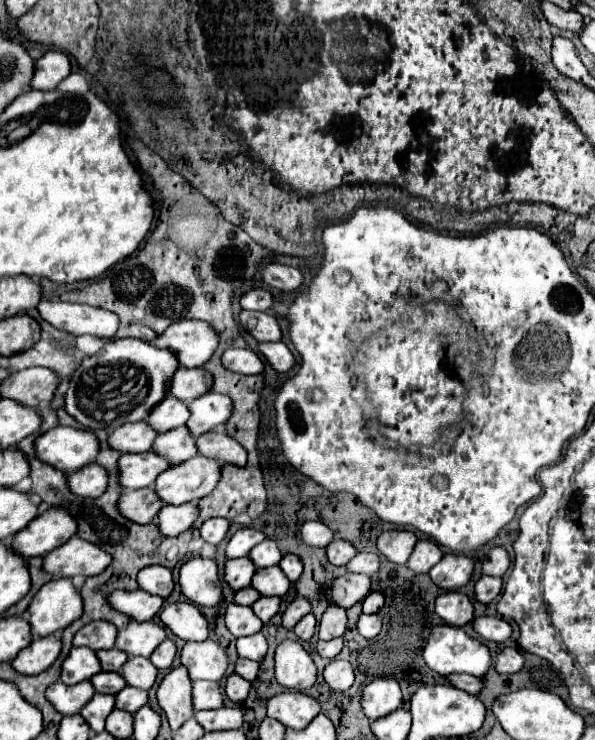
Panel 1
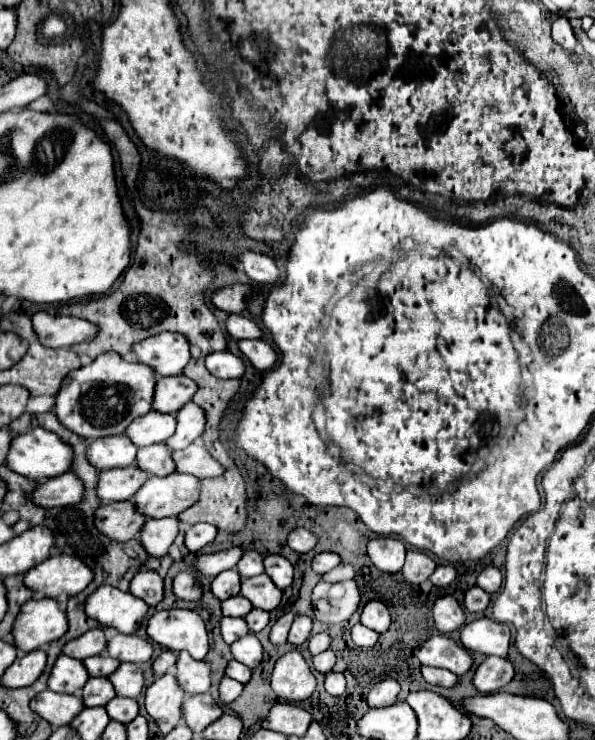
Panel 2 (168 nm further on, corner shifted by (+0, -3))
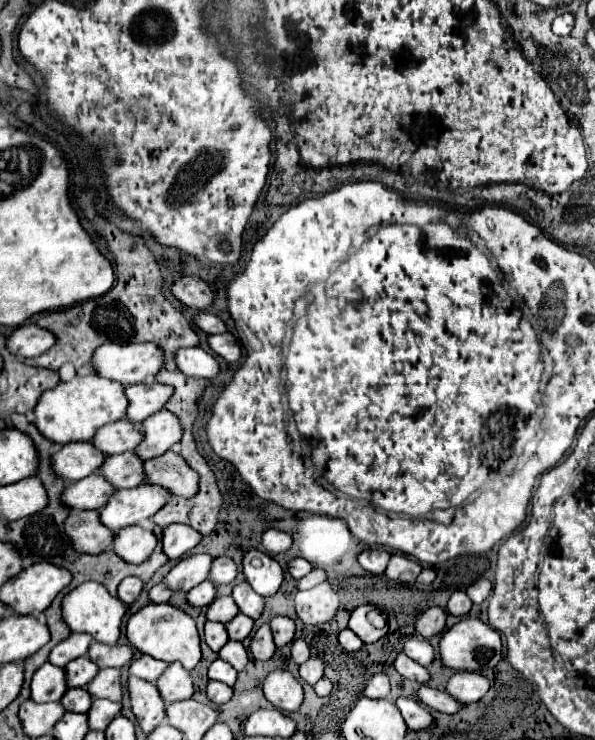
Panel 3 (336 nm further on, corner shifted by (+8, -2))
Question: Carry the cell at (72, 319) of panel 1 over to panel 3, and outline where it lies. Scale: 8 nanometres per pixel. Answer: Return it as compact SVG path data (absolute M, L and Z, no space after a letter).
M38 325L18 327L6 341L6 349L16 357L38 357L54 345L52 333L40 329Z

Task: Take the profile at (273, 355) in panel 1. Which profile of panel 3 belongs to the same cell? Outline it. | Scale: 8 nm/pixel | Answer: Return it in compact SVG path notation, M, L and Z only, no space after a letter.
M220 333L220 335L208 335L210 349L220 355L224 361L234 363L240 359L240 343L232 333Z

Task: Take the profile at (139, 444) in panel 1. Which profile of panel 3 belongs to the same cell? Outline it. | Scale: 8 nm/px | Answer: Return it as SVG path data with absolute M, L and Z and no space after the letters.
M84 441L62 445L56 453L50 455L50 467L54 475L64 481L80 481L90 473L98 473L100 461L104 461L104 455L96 453L92 445Z

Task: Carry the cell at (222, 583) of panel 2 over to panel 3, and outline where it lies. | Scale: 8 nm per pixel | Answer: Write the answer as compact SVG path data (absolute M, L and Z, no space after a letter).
M202 581L200 585L196 585L196 589L190 589L186 593L186 601L192 607L206 607L212 603L214 597L216 597L216 587L212 585L212 581Z

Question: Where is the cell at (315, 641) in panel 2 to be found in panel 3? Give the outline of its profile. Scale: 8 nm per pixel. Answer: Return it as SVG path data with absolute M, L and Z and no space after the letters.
M296 639L292 643L292 661L302 665L304 661L308 661L308 657L310 657L310 647L306 645L304 639Z

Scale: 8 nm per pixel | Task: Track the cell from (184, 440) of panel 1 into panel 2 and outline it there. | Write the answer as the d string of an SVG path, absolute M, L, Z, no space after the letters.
M164 442L156 444L156 446L140 448L134 464L154 476L168 476L168 474L176 472L176 462L172 458L172 450Z

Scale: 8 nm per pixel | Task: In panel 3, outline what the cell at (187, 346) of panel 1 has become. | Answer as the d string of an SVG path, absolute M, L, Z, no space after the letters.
M108 343L94 351L92 367L100 377L128 387L134 383L144 383L146 377L154 377L162 369L162 357L162 351L152 343Z

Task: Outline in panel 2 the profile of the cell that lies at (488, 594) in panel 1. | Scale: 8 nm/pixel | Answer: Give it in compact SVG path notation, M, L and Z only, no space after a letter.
M472 586L464 596L464 606L470 612L484 612L490 604L490 594L480 586Z

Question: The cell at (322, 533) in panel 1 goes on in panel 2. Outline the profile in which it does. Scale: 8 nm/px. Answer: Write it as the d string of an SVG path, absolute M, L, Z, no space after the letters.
M296 528L296 530L292 530L290 536L288 536L288 546L290 546L294 552L298 552L298 554L310 552L316 544L318 544L316 534L310 532L310 530L306 530L306 528Z

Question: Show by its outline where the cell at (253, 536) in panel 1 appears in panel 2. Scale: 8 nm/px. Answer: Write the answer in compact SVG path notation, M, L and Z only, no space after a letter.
M232 546L232 548L226 548L226 550L220 550L220 552L214 552L214 554L204 554L196 560L196 570L204 576L216 576L224 570L230 570L238 564L240 556L244 554L244 548L240 546Z

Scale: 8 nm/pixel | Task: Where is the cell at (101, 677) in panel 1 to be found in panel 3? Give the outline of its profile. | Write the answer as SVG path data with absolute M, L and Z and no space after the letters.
M68 689L68 691L64 693L64 697L60 699L60 703L64 705L66 711L86 713L86 711L90 709L92 697L88 697L88 691L86 691L86 689Z

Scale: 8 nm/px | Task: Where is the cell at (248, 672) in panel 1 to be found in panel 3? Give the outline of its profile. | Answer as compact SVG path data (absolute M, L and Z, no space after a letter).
M216 659L212 665L210 665L210 669L208 669L208 677L210 679L214 679L214 681L222 681L222 683L226 683L226 685L234 685L234 681L236 681L236 669L232 669L226 661L220 661L220 659Z

